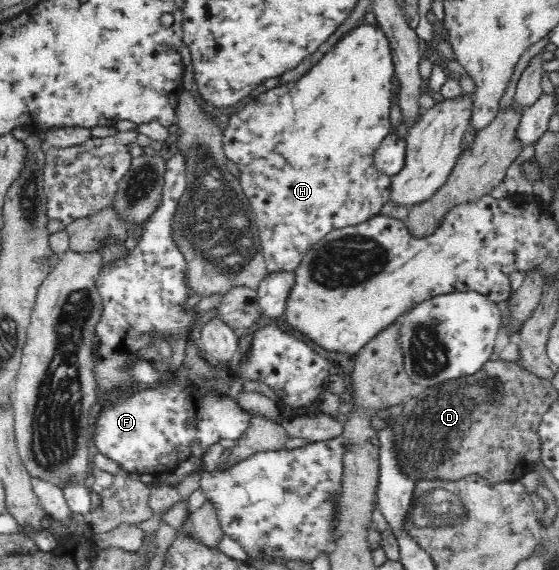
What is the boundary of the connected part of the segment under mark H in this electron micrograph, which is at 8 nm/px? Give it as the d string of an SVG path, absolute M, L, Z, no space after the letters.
M379 22L378 24L358 24L353 30L346 32L323 54L319 62L316 62L315 66L312 66L298 81L287 82L261 93L255 103L246 104L240 112L231 116L227 128L222 133L224 151L226 158L234 162L241 173L239 182L253 209L255 228L260 236L268 272L295 271L307 251L327 236L331 230L353 226L374 217L379 214L383 204L391 199L392 180L383 177L382 173L375 167L374 154L381 142L391 133L390 110L393 105L393 72L394 58L391 54L391 41L387 38L386 30Z

